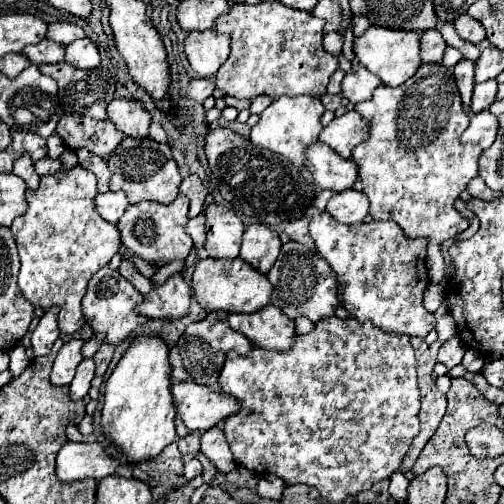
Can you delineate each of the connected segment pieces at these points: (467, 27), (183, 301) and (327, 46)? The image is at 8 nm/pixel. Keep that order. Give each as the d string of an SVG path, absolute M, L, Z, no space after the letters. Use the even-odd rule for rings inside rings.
M460 14L456 20L454 20L454 26L456 26L456 32L462 40L468 40L472 44L478 44L486 38L486 32L482 28L482 24L478 20L474 20L472 16L468 14Z
M174 274L166 284L154 286L152 294L144 298L138 310L148 318L180 320L188 316L190 300L192 300L192 294L190 294L188 282L180 274Z
M336 31L326 33L323 37L324 49L336 57L338 57L342 51L343 42L343 36Z

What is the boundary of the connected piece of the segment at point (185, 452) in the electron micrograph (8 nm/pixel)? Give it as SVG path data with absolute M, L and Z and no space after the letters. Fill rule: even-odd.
M190 432L186 438L178 440L178 450L182 454L182 460L192 460L200 454L200 436L196 432Z

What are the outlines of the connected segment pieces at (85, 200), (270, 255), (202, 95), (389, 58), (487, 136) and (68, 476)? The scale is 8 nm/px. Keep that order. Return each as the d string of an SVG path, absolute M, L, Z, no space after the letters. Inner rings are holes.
M78 166L70 170L68 174L56 172L52 176L40 178L38 190L28 190L26 192L26 202L28 210L24 216L18 216L12 222L12 234L18 244L18 256L20 256L20 274L18 274L18 286L22 294L32 302L34 308L42 308L44 312L50 310L52 306L60 306L60 330L64 334L78 332L86 322L84 314L80 310L80 300L84 296L88 280L102 268L106 266L112 256L120 248L120 230L116 224L106 222L96 214L96 176L88 170L80 170Z
M250 224L244 232L244 240L242 240L242 248L240 248L240 258L244 262L248 262L250 266L254 266L258 272L266 274L278 254L280 254L280 238L276 232L272 232L268 226L264 224Z
M190 80L186 86L186 94L194 102L204 102L208 96L214 92L214 82L212 80Z
M370 26L360 38L354 38L354 54L358 56L358 62L362 66L366 66L372 74L376 74L382 80L384 86L390 88L404 84L408 78L412 78L418 72L418 66L422 66L418 32Z
M484 110L484 112L472 116L470 126L464 130L460 142L478 144L482 150L486 150L494 142L496 130L498 130L498 120L488 110Z
M66 442L56 458L56 476L60 482L76 482L84 478L102 480L114 474L118 460L108 456L100 444Z

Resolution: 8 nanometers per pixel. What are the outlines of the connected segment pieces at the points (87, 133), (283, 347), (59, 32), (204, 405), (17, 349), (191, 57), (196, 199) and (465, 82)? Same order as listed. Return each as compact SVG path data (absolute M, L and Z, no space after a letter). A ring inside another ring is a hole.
M66 114L60 118L56 134L62 138L66 148L80 150L86 148L100 158L108 158L116 146L124 140L124 134L114 128L110 120L96 122L92 118Z
M272 304L254 314L230 314L228 324L236 332L244 334L254 346L272 352L288 352L296 340L294 320L286 318Z
M54 22L48 26L48 32L46 32L46 38L50 38L56 44L62 44L62 46L68 46L70 42L80 40L84 36L86 36L84 30L72 22Z
M192 380L172 384L170 392L176 404L176 416L190 430L210 430L240 408L232 396L214 392L212 388L200 386Z
M22 344L14 346L10 352L10 366L8 366L8 372L12 374L12 378L20 376L28 368L28 364L30 364L30 360L24 354L24 346Z
M214 30L190 32L184 42L184 52L192 70L200 78L210 78L230 54L230 38L226 34L216 34Z
M190 174L190 176L186 176L182 180L180 194L190 200L190 212L188 212L188 216L190 218L196 218L200 214L200 210L202 210L202 204L204 204L206 194L208 194L206 186L202 184L202 180L196 174Z
M460 60L454 68L454 76L456 76L456 84L458 90L462 94L462 104L464 110L470 110L470 96L472 96L472 88L474 88L474 62L472 60Z

